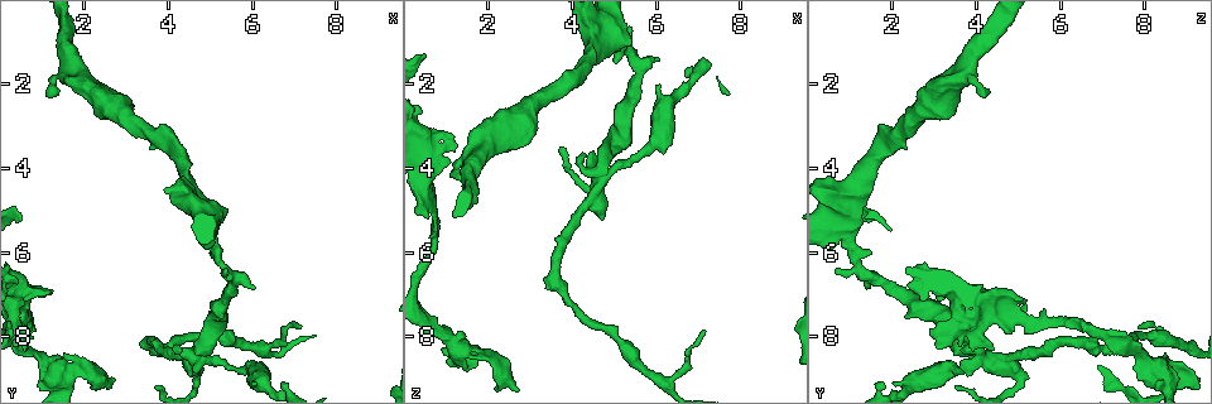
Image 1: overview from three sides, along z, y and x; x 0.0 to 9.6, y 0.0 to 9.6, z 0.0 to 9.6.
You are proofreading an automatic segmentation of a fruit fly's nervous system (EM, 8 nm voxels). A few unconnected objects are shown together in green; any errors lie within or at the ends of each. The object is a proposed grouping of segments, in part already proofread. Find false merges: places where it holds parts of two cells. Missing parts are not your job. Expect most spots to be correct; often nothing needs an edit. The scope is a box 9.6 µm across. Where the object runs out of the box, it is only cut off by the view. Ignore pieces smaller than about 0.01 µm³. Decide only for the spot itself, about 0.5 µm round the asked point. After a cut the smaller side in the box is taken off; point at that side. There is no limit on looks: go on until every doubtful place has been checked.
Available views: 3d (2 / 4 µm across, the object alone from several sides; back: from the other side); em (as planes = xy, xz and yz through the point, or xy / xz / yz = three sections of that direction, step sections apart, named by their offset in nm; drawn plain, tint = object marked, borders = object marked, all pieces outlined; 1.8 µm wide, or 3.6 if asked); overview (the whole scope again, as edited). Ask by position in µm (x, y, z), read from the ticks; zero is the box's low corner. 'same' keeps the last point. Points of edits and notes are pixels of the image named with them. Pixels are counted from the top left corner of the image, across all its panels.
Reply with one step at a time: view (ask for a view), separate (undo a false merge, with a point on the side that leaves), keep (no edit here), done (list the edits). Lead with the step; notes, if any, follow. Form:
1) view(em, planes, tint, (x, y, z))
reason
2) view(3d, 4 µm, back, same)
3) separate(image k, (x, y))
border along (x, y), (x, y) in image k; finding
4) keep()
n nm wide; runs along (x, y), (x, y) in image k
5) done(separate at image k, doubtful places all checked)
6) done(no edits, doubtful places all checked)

view(em, xz, step 8, plain, (0.75, 6.90, 3.50))
thick turns thin

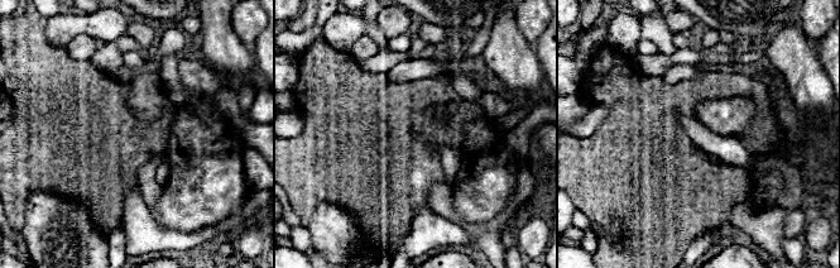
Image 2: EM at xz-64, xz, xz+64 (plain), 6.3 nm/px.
view(em, xz, step 8, tint, same)
where the object lies

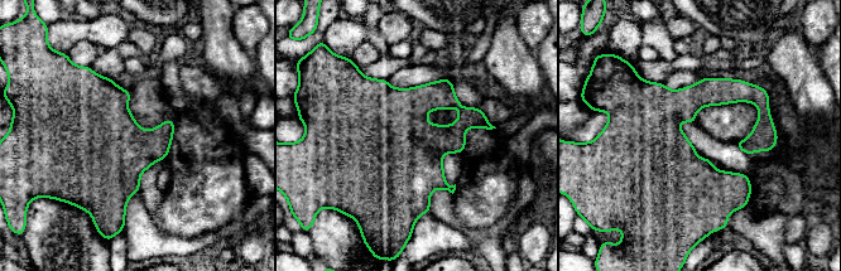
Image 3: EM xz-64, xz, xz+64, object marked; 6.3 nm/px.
keep()
continuous, no second cell

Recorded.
view(3d, 4 µm, (4.65, 8.55, 4.15))
sharp bend

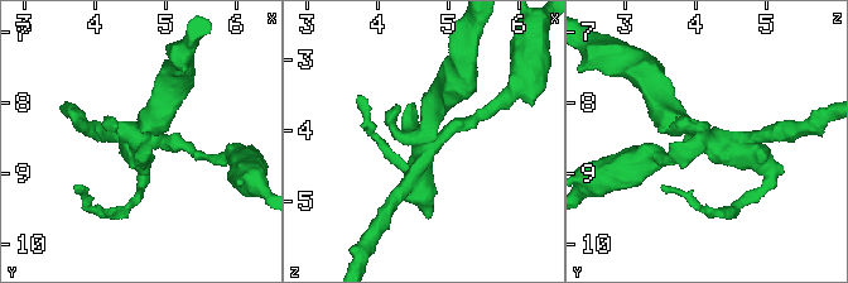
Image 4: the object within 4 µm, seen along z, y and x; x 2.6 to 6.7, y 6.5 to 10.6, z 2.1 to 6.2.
view(em, yz, step 16, tint, (4.70, 8.50, 4.20))
now the EM

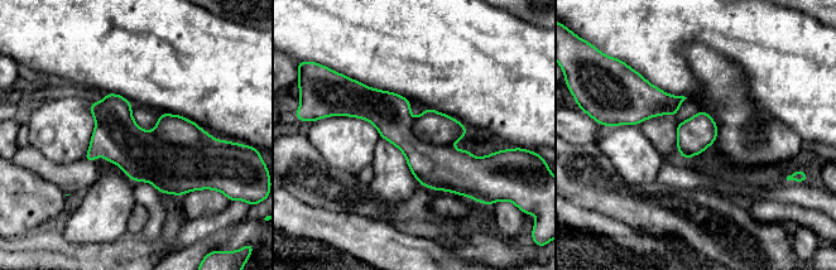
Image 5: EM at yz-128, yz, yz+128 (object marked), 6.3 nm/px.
view(em, planes, borders, same)

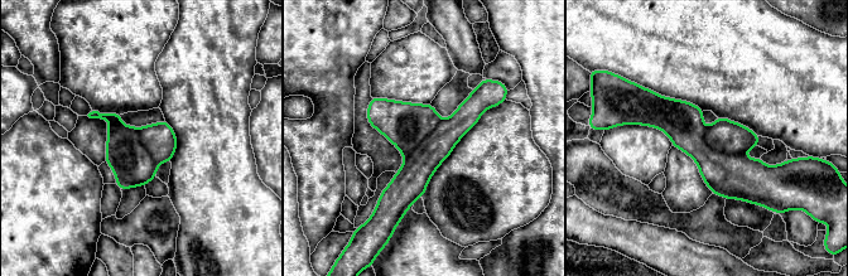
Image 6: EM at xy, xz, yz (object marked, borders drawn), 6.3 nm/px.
separate(image 6, (728, 136))
two cells meet here

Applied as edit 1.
view(overview)
see it whole again

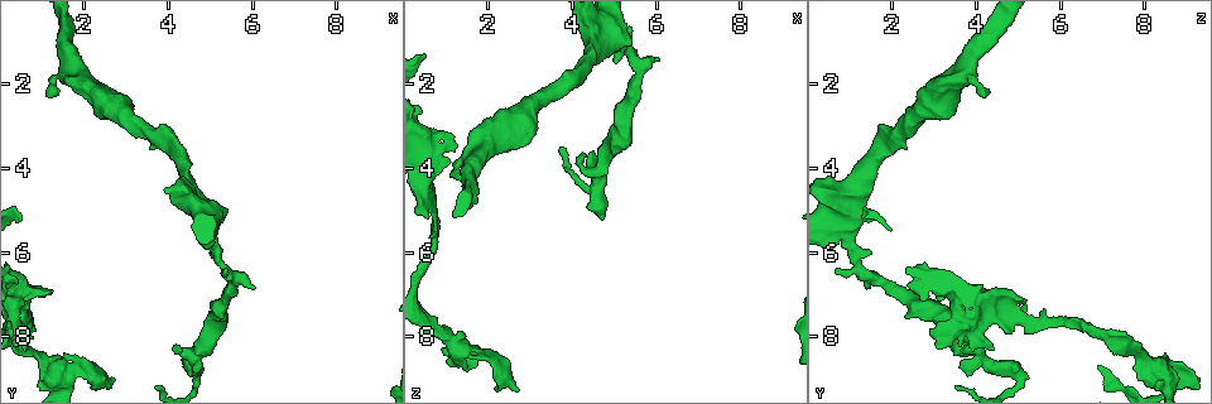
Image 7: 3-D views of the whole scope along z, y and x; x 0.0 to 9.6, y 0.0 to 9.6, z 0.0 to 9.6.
view(3d, 4 µm, (2.05, 8.80, 8.35))

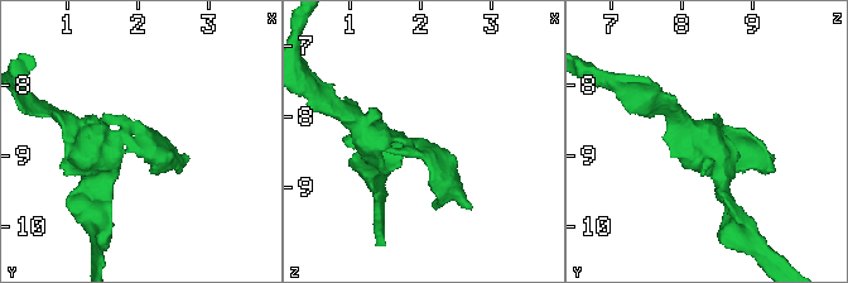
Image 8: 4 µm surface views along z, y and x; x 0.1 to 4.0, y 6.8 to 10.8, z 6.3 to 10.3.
view(em, yz, step 4, tint, (1.95, 8.85, 8.35))
now the EM

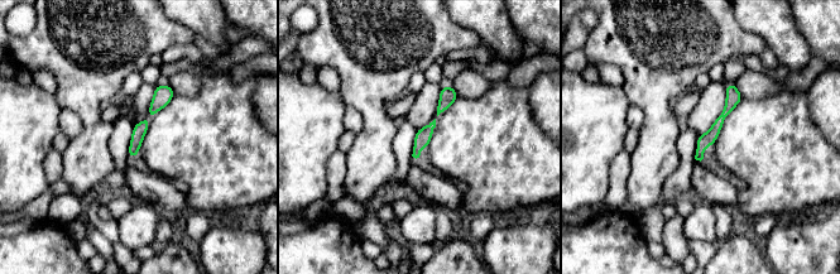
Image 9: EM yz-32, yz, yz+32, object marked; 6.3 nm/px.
keep()
runs along (730, 86), (729, 107), (699, 157) in image 9; continuous, no second cell

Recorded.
view(3d, 4 µm, (1.25, 9.10, 8.15))
thick turns thin

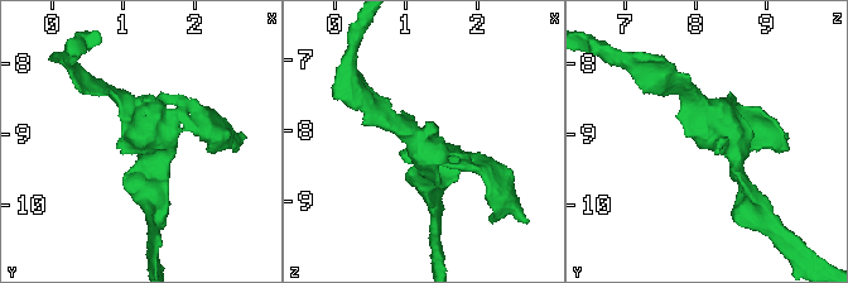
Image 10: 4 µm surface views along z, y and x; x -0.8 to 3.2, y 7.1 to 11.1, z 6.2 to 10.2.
view(em, planes, tint, (1.20, 9.05, 8.15))
4 arms; now the EM

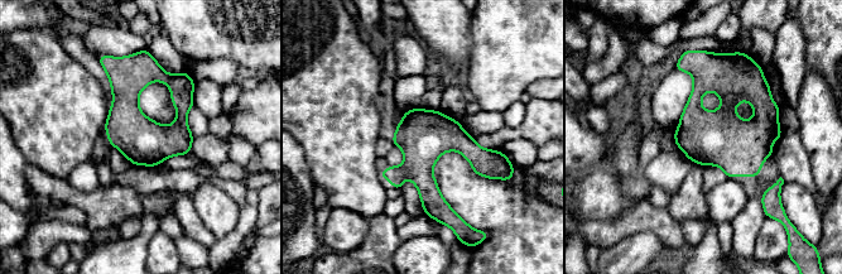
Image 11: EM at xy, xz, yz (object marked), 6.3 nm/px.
keep()
300 nm wide; continuous, no second cell

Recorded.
done(separate at image 6, doubtful places all checked)

